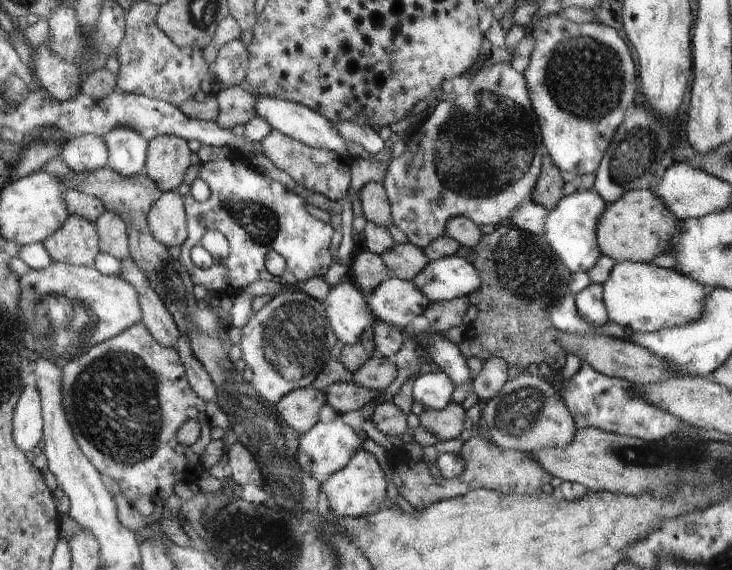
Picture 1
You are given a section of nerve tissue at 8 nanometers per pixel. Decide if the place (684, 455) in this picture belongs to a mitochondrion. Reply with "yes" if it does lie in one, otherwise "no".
yes

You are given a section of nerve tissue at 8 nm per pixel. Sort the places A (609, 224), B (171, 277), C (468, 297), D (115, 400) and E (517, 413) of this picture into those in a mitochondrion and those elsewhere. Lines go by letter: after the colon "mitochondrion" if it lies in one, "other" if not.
A: other
B: mitochondrion
C: other
D: mitochondrion
E: mitochondrion

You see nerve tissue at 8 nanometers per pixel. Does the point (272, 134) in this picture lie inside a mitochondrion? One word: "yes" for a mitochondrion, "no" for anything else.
no

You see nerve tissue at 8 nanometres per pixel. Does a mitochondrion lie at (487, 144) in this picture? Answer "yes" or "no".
yes

